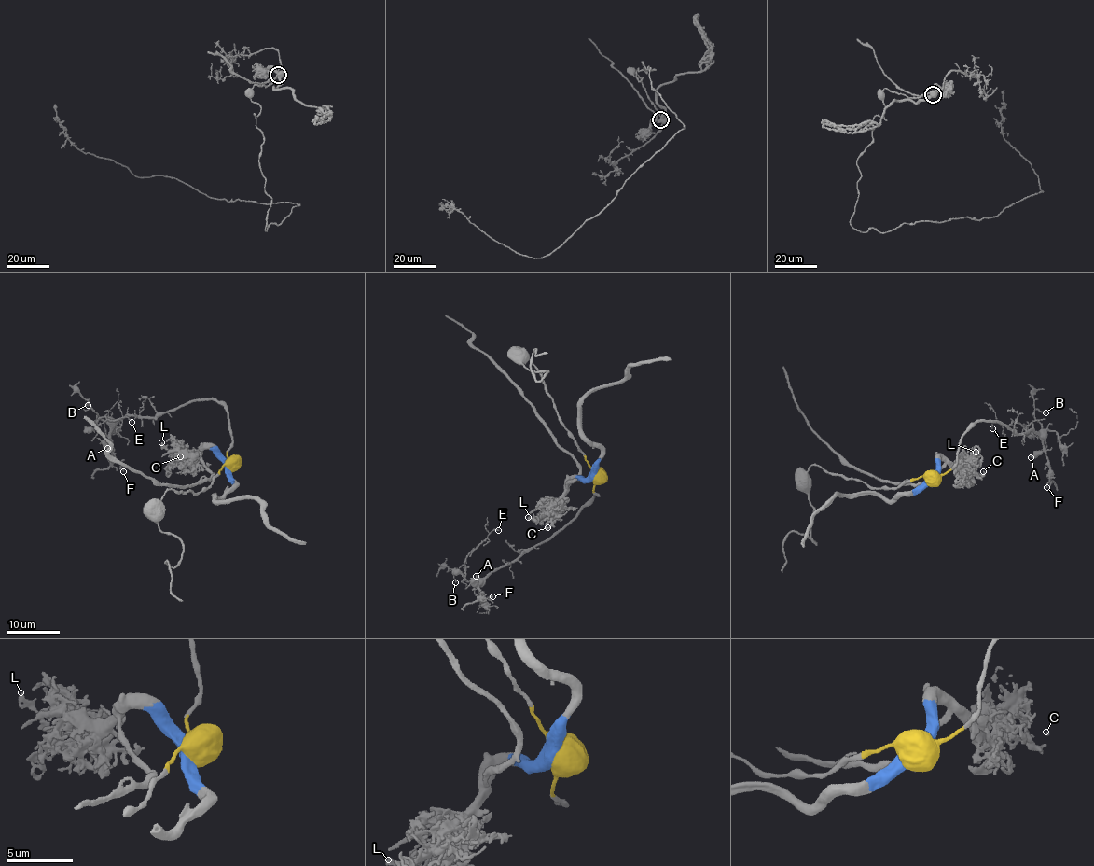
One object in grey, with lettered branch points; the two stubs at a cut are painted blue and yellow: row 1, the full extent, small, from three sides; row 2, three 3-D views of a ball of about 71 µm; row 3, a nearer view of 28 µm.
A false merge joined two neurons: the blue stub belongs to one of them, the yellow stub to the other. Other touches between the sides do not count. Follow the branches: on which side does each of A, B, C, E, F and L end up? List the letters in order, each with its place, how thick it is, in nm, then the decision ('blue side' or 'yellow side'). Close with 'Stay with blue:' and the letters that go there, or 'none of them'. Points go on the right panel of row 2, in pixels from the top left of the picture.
A: (1031, 457) | 360 nm | yellow side
B: (1045, 412) | 140 nm | yellow side
C: (983, 471) | 160 nm | blue side
E: (992, 428) | 130 nm | yellow side
F: (1046, 487) | 160 nm | yellow side
L: (976, 452) | 160 nm | blue side
Stay with blue: C, L

